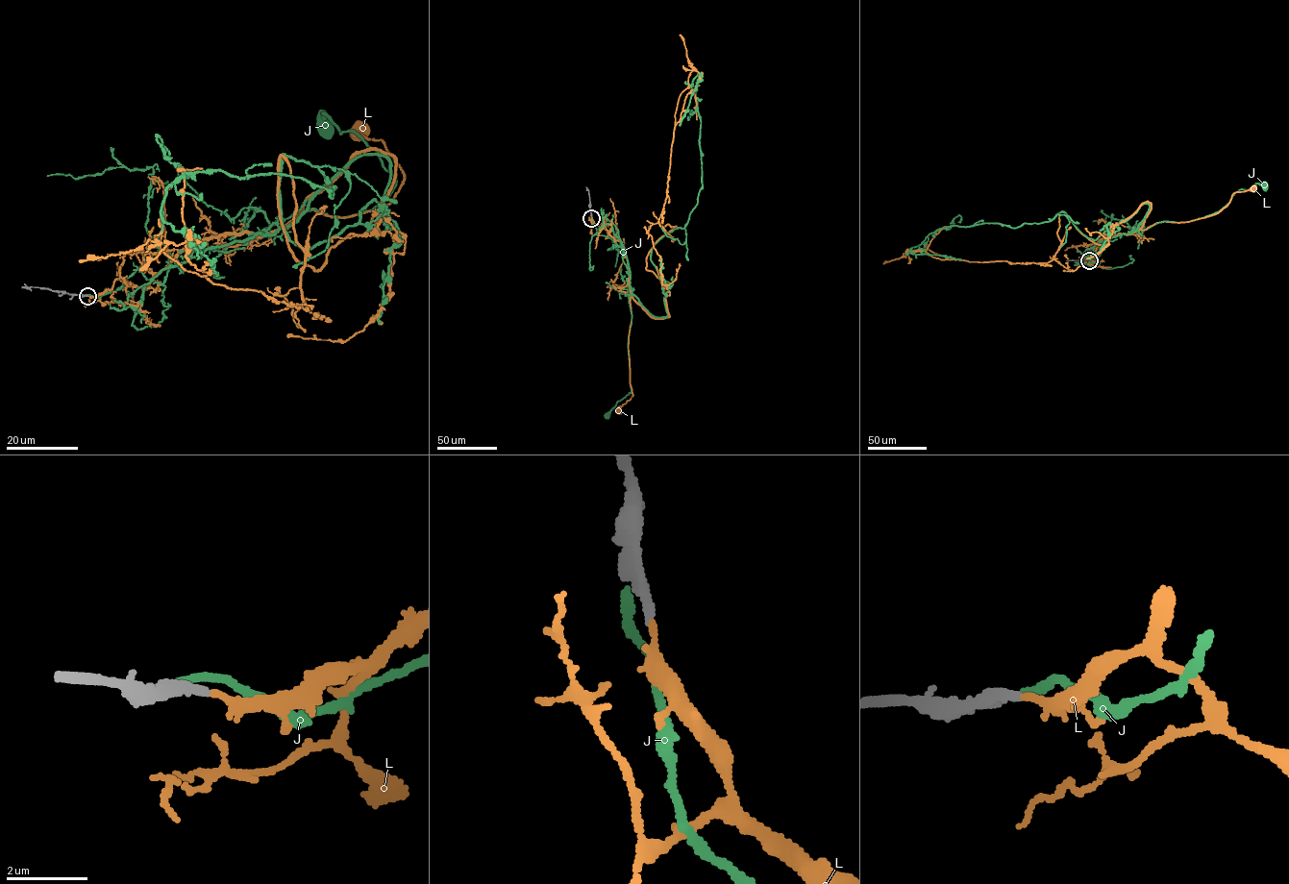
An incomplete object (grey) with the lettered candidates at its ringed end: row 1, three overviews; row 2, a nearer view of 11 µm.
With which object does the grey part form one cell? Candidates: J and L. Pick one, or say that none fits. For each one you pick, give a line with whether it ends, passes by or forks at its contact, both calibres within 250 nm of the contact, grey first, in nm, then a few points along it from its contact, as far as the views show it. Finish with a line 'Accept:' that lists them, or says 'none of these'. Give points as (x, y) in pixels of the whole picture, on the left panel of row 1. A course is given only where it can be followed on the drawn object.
L: it ends | 240/160 nm | via (87, 296), (116, 279), (145, 286), (200, 240), (390, 204), (402, 170), (358, 130)
Accept: L

